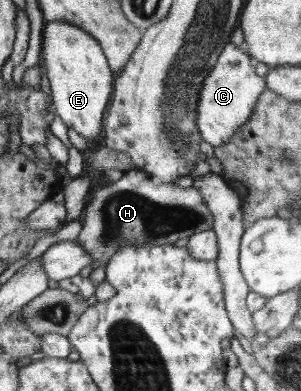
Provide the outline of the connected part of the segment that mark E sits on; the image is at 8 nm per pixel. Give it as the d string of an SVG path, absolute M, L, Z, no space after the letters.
M64 20L47 22L42 31L41 60L47 69L46 76L50 81L53 104L57 115L68 128L74 129L79 135L92 141L100 135L104 127L104 115L113 99L115 90L114 71L109 66L109 59L102 44L84 29Z

